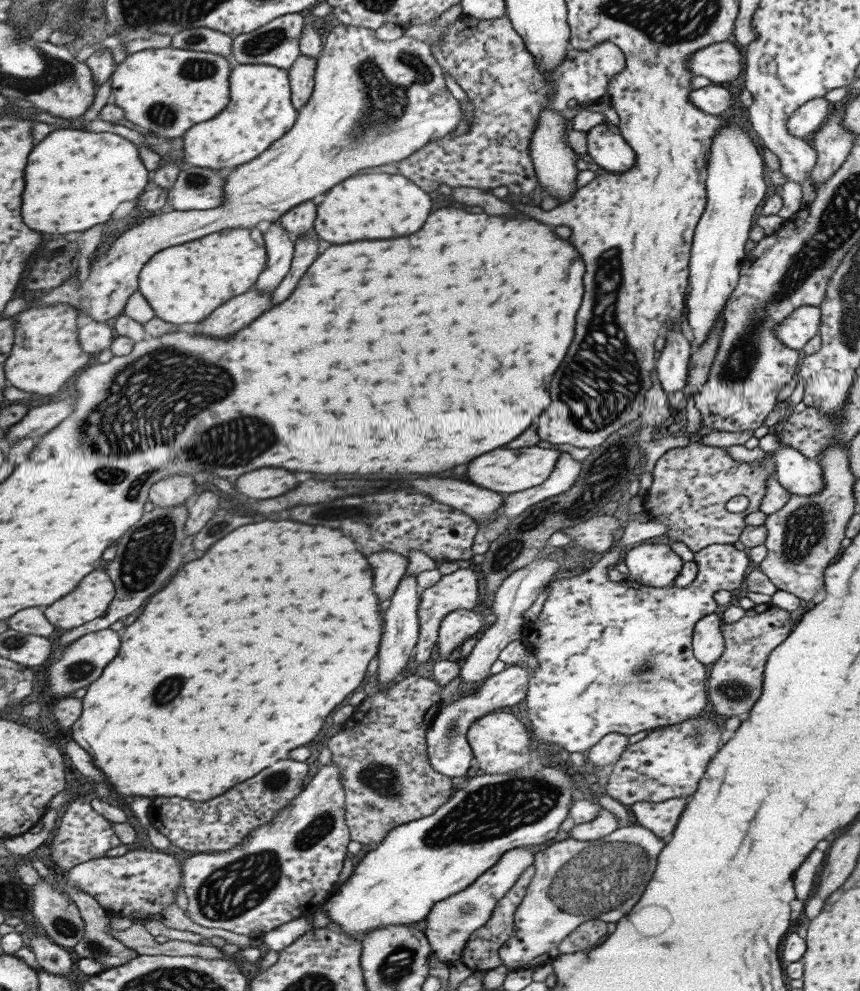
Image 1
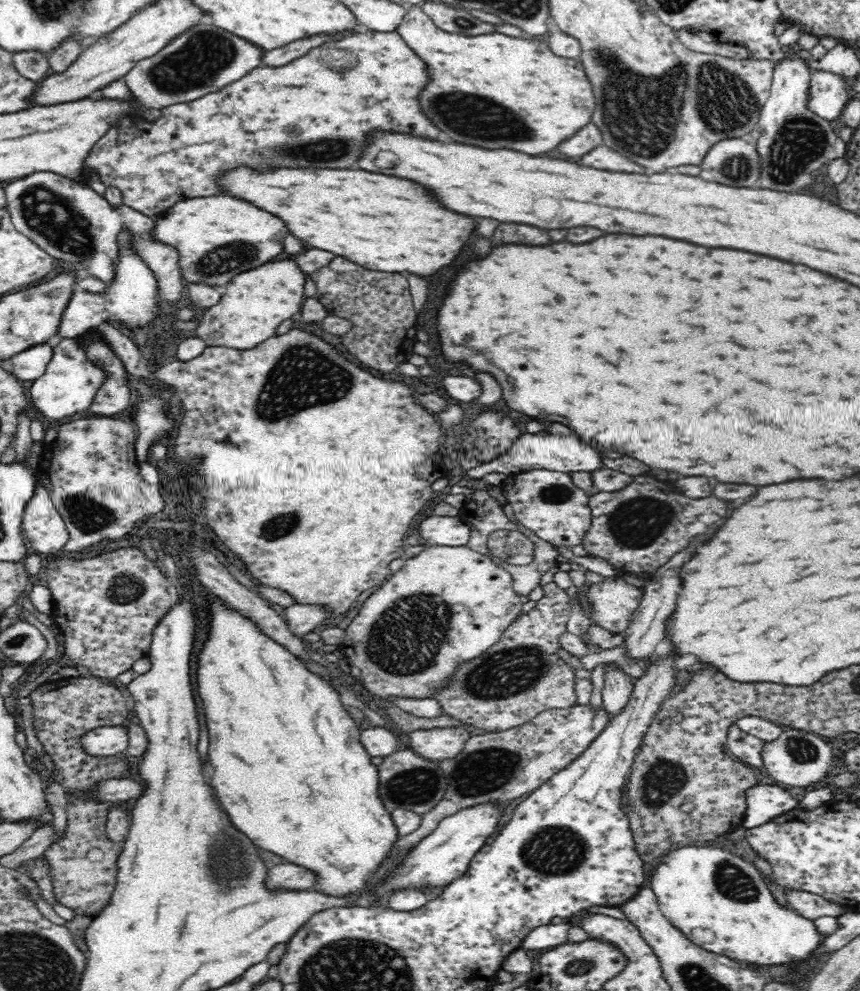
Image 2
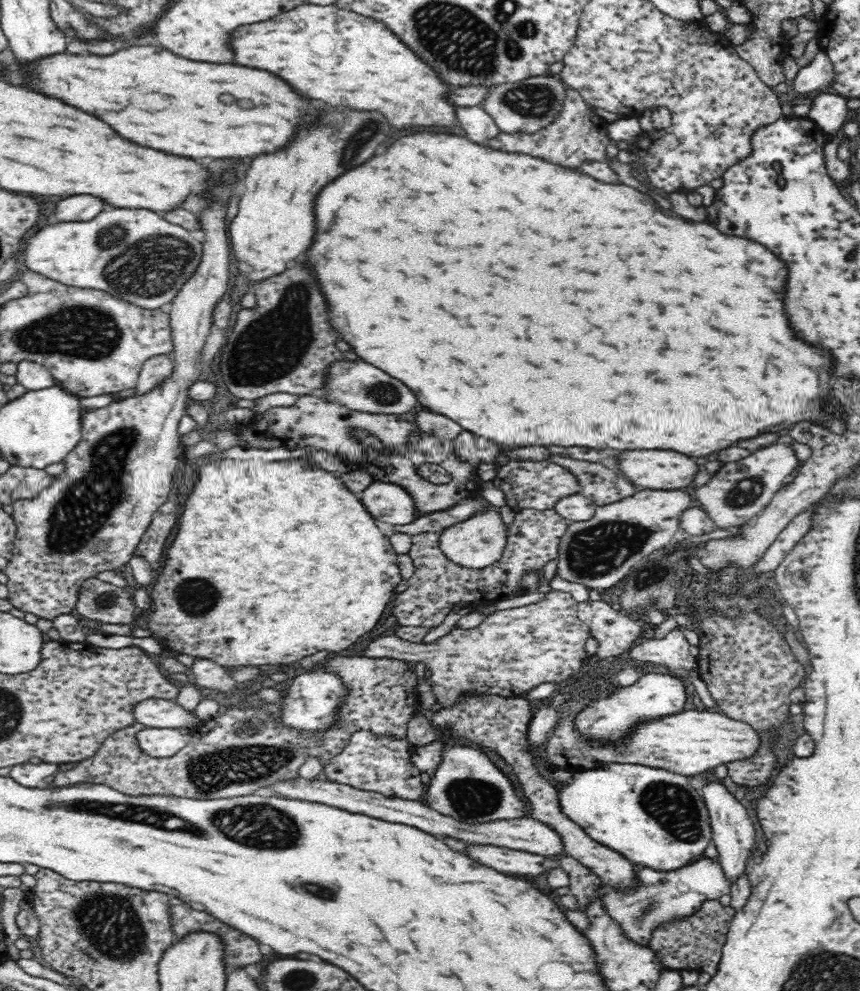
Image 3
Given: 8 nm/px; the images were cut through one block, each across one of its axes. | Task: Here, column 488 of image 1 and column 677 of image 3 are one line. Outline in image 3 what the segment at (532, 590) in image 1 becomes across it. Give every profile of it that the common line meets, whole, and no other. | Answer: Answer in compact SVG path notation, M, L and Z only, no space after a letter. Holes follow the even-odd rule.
M677 626L661 640L645 637L629 651L628 655L638 662L653 662L667 666L672 674L686 678L686 672L697 667L697 659L690 654L690 642L684 631L686 626Z

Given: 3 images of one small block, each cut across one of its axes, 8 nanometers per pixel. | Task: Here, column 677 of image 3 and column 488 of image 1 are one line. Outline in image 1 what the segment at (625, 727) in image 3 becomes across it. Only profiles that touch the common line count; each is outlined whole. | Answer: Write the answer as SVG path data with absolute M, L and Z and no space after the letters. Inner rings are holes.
M523 664L505 666L497 674L489 675L467 696L456 697L455 701L440 705L431 726L425 731L426 756L433 771L452 779L464 776L473 766L473 754L466 740L466 730L481 716L505 706L512 708L523 700L528 687L528 670Z

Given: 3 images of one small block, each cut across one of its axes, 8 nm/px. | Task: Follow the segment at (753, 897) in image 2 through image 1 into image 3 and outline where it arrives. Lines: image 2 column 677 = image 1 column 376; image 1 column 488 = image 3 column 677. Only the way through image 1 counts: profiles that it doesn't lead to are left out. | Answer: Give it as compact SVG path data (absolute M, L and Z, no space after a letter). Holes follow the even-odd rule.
M616 762L595 770L584 770L574 774L570 784L563 785L559 800L562 812L582 826L590 838L623 854L630 862L654 870L679 870L680 866L702 856L712 840L711 822L703 796L690 785L687 777L665 769Z

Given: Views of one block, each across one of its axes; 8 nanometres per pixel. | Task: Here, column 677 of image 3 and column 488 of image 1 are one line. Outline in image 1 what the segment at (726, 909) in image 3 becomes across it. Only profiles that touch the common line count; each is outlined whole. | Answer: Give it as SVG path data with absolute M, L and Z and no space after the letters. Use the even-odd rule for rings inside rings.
M531 864L522 872L520 878L513 883L513 886L509 888L509 892L505 893L505 896L501 897L501 900L497 901L495 908L492 910L492 916L485 922L479 929L474 930L469 934L463 950L461 950L461 962L467 966L467 968L475 970L489 970L497 968L501 964L501 958L497 956L497 949L501 948L501 945L505 944L505 941L513 935L513 913L517 909L517 905L521 902L523 895L525 894L527 885L531 878L534 876L534 866Z

